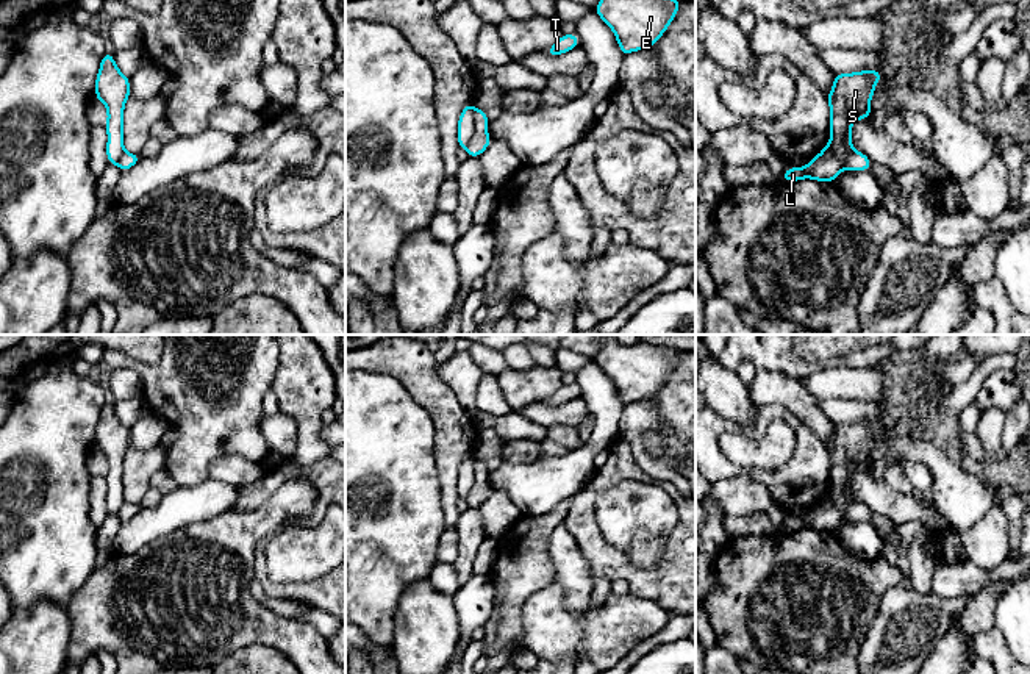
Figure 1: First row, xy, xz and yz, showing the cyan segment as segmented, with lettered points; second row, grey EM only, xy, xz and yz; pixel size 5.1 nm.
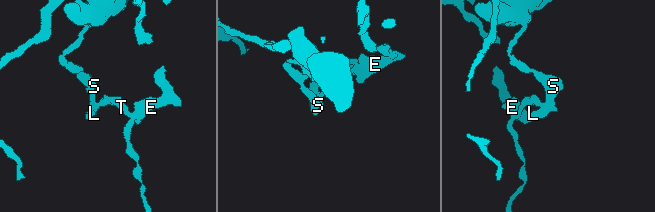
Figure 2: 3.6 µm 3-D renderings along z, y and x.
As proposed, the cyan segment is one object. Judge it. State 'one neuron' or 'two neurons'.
two neurons

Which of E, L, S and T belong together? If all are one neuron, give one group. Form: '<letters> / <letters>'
E T / L S

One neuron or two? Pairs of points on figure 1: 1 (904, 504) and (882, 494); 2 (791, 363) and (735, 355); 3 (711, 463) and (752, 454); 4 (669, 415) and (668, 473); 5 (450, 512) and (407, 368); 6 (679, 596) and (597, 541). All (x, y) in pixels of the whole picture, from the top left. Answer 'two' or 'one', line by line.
1: one
2: one
3: two
4: two
5: one
6: one

